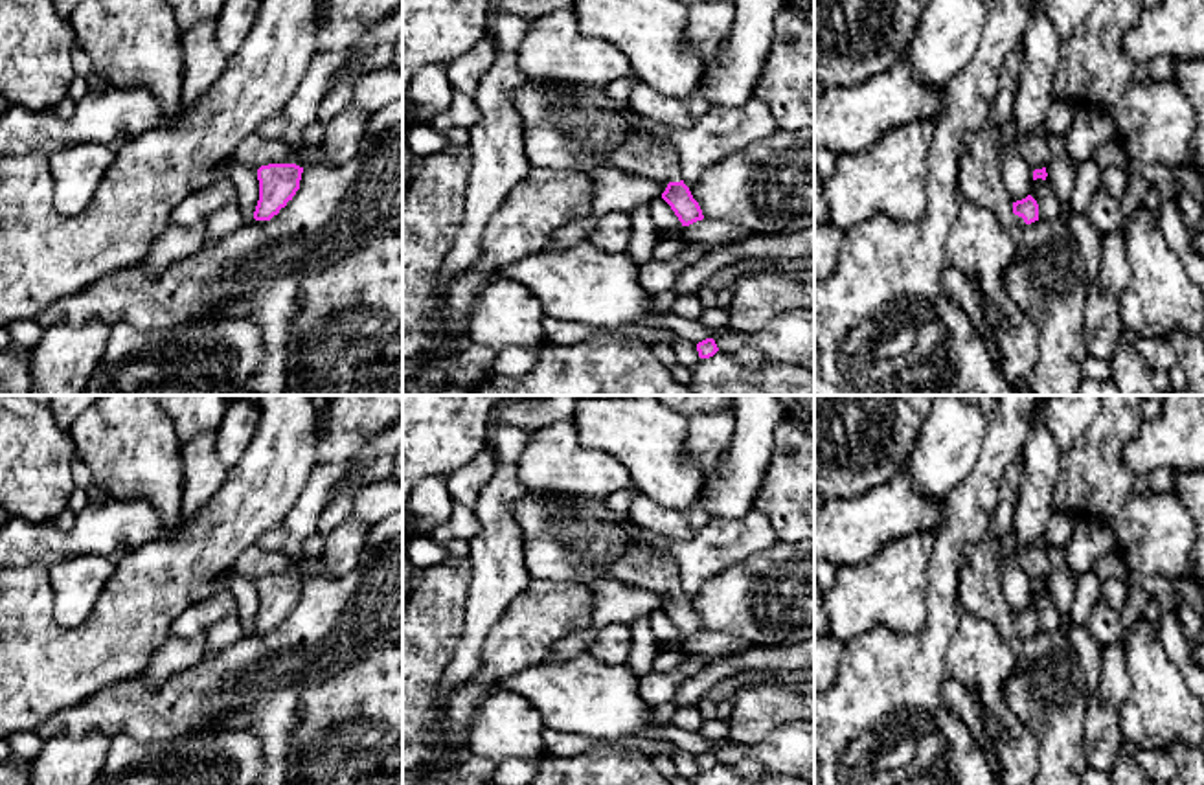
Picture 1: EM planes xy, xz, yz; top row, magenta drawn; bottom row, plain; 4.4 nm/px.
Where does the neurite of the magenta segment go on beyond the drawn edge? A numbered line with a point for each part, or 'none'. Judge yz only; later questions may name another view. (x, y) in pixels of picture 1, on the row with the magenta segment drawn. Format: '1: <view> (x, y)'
1: yz (980, 177)

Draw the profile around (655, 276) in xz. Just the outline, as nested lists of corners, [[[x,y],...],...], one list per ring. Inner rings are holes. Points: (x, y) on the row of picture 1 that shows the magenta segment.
[[[687,243],[684,250],[669,261],[649,259],[638,265],[638,283],[651,296],[671,290],[676,278],[689,267],[697,265],[715,246],[704,243]]]

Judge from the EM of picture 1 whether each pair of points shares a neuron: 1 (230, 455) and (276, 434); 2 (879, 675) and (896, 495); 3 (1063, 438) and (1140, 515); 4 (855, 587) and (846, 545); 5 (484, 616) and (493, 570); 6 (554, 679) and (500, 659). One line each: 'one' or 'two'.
1: two
2: two
3: two
4: two
5: one
6: two

